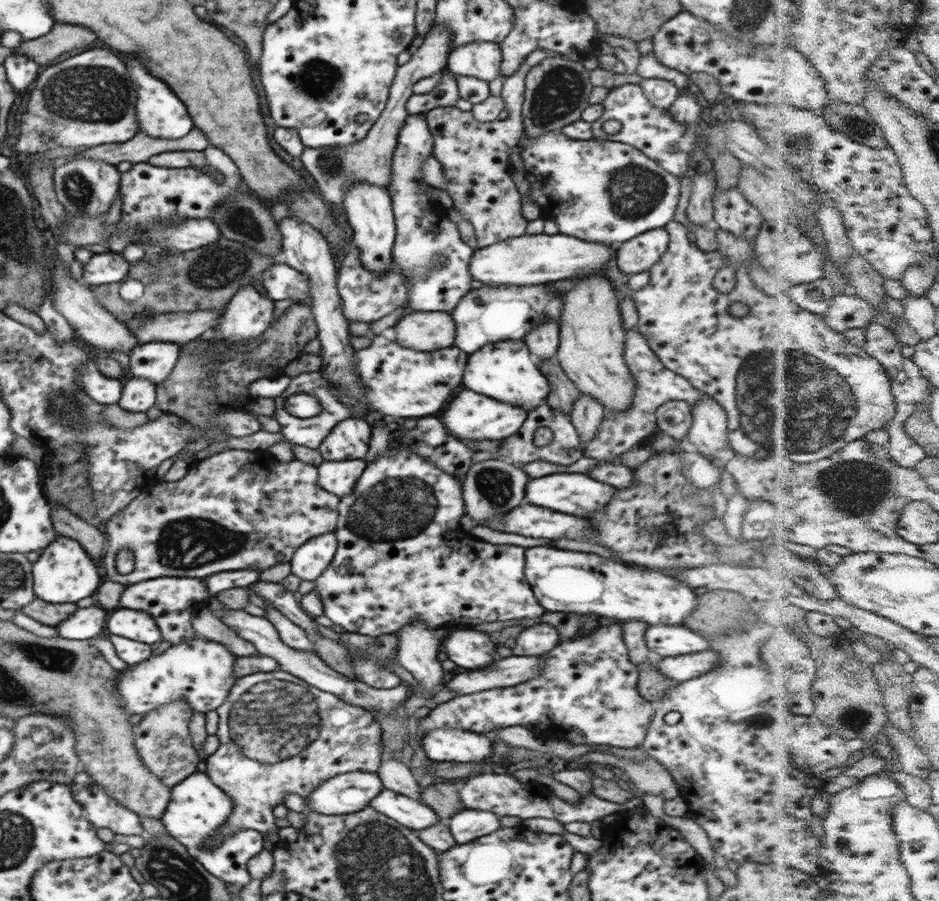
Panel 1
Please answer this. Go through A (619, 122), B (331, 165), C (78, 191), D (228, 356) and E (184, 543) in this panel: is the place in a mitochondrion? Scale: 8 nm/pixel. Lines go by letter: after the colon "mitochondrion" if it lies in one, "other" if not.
A: other
B: mitochondrion
C: mitochondrion
D: mitochondrion
E: mitochondrion

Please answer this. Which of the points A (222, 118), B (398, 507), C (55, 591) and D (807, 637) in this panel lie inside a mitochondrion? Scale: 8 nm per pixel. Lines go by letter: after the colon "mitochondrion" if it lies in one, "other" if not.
A: other
B: mitochondrion
C: other
D: other

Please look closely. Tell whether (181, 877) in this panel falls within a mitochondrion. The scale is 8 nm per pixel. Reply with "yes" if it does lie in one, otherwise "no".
yes

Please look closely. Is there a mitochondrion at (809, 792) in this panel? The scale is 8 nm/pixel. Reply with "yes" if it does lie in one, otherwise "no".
no

